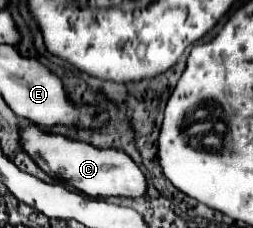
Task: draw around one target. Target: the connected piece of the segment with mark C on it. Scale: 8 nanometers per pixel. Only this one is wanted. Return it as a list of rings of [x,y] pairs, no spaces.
[[[34,122],[20,124],[20,146],[22,150],[54,180],[64,182],[80,190],[86,196],[106,198],[106,196],[142,196],[146,190],[144,172],[120,150],[100,150],[86,142],[72,140],[60,134],[50,134]]]

